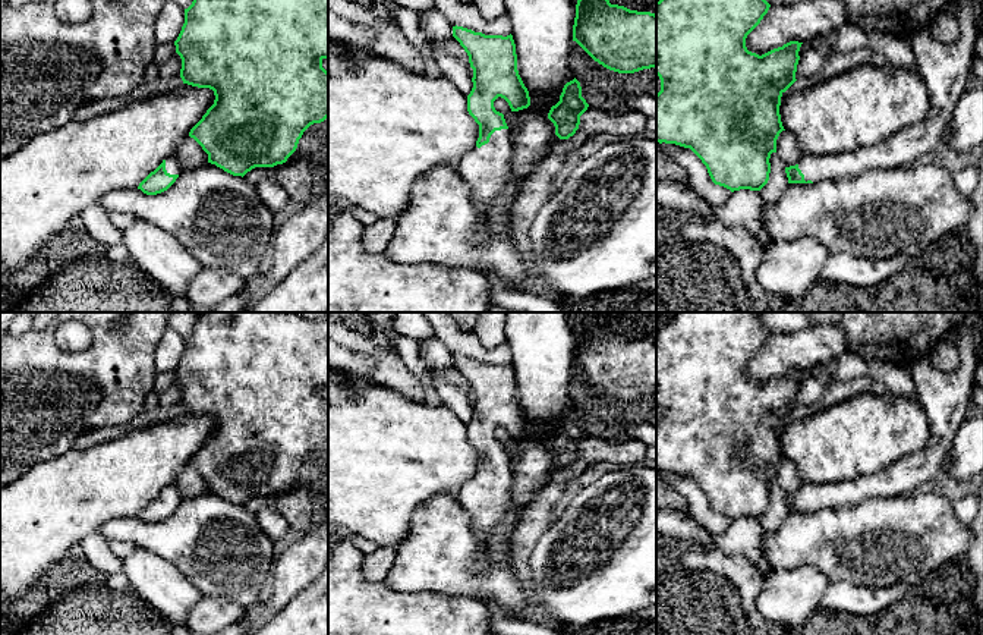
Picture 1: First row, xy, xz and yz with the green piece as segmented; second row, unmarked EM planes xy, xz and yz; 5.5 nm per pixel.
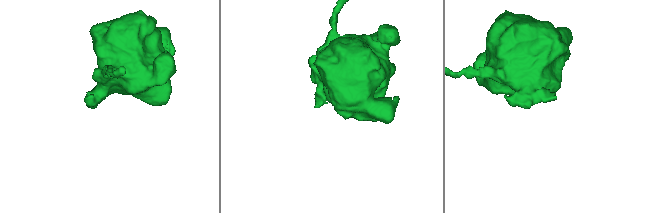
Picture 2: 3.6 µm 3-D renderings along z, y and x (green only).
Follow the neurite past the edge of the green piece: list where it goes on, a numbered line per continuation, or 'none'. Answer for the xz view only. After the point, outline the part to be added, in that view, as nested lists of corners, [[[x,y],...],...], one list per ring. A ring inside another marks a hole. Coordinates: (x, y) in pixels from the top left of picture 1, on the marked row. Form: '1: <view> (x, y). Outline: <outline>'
1: xz (487, 170). Outline: [[[508,129],[495,131],[489,142],[478,148],[476,145],[461,158],[459,172],[470,186],[473,205],[482,219],[492,210],[492,201],[504,191],[511,179],[513,141]]]

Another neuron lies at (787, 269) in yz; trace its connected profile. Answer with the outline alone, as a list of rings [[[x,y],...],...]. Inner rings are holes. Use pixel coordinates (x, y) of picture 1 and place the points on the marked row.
[[[813,238],[774,242],[754,277],[769,299],[798,299],[817,282],[828,257],[828,248]]]

